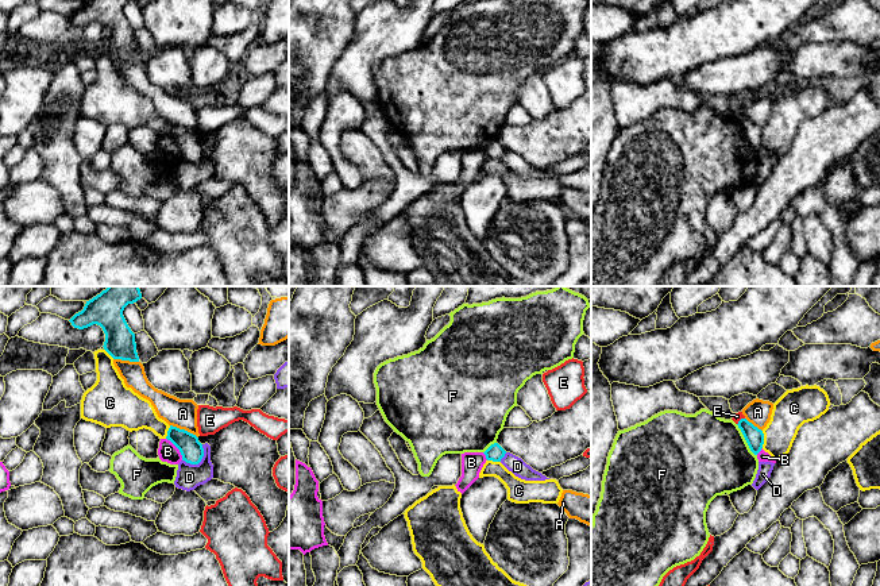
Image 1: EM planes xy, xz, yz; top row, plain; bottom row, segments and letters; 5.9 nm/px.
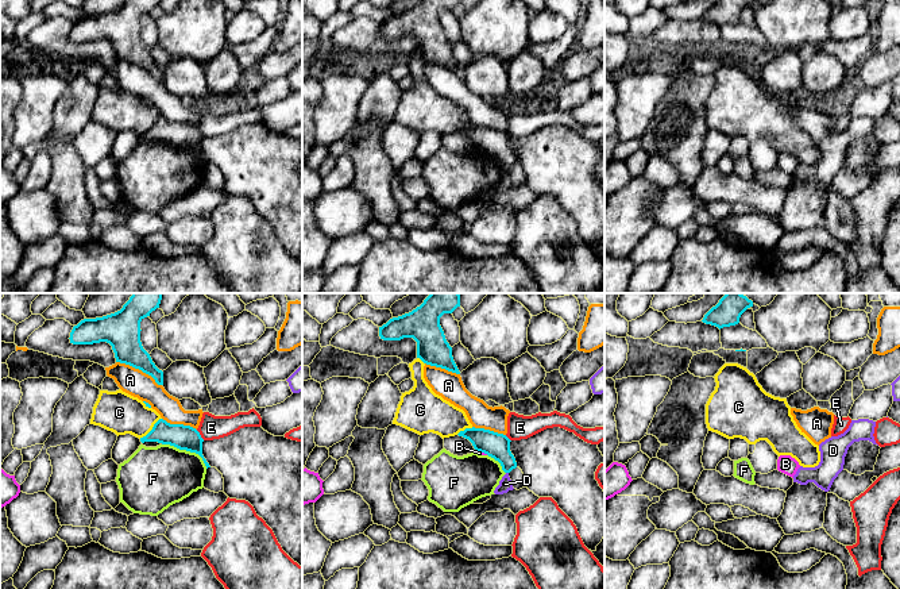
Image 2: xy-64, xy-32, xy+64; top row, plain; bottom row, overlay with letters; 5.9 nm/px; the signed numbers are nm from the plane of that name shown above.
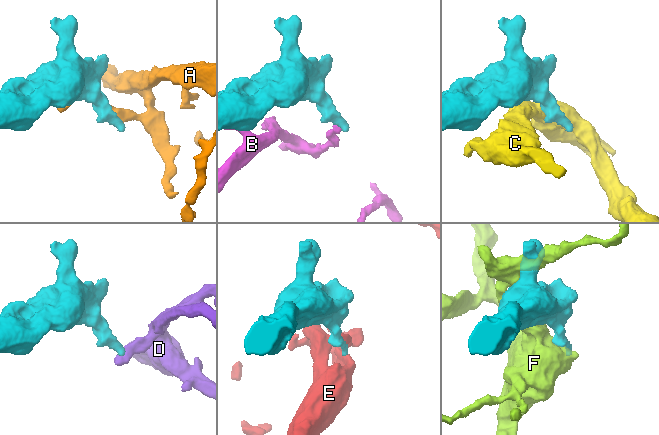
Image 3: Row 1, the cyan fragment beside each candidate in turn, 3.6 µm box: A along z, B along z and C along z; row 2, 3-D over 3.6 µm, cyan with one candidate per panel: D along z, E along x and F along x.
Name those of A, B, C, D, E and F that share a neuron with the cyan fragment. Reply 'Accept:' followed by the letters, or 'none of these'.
Accept: none of these

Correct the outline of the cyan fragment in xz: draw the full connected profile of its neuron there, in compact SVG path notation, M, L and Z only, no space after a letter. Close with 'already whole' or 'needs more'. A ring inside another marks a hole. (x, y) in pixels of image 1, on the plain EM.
M494 140L483 151L487 158L501 159L506 149L498 140Z | already whole

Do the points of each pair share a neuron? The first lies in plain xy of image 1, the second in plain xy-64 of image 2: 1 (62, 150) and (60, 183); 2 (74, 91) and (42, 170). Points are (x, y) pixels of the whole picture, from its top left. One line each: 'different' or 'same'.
1: same
2: same

